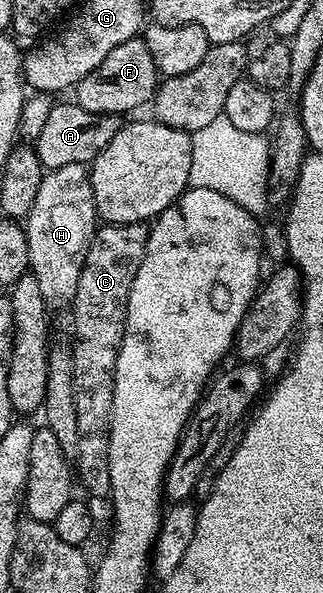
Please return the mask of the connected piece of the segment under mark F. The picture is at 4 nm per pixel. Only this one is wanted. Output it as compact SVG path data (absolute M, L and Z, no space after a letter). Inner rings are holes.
M135 38L128 42L120 42L92 74L88 74L73 89L72 95L76 103L84 110L96 116L118 116L122 112L130 112L142 103L153 101L158 91L160 73L152 54L148 50L145 39Z

